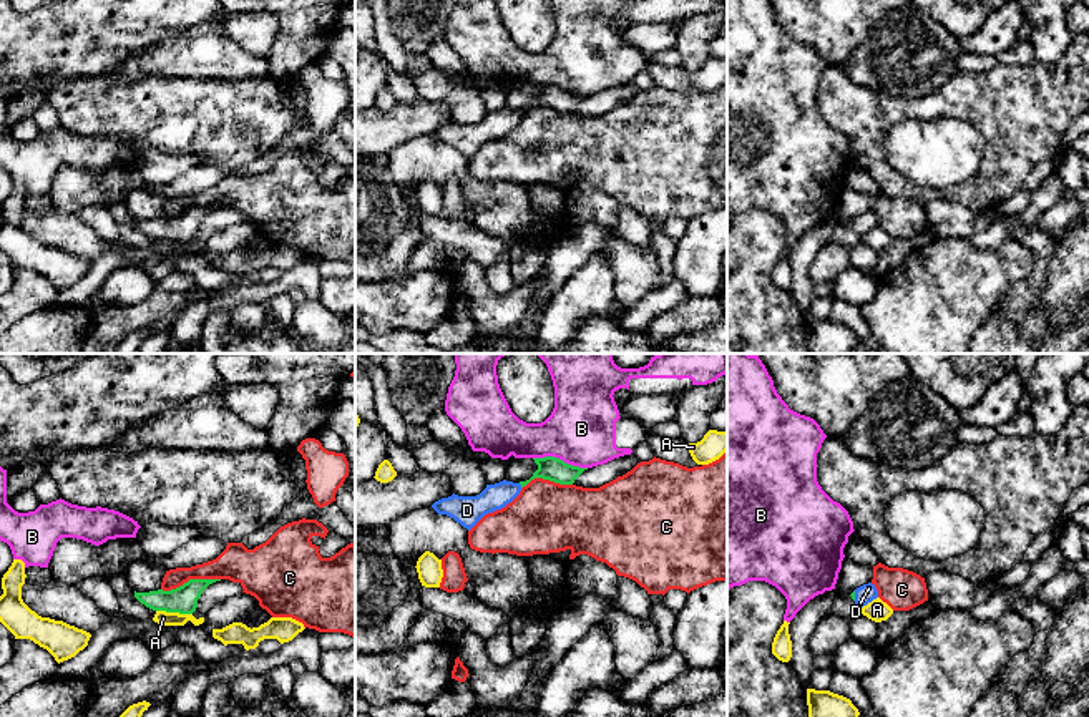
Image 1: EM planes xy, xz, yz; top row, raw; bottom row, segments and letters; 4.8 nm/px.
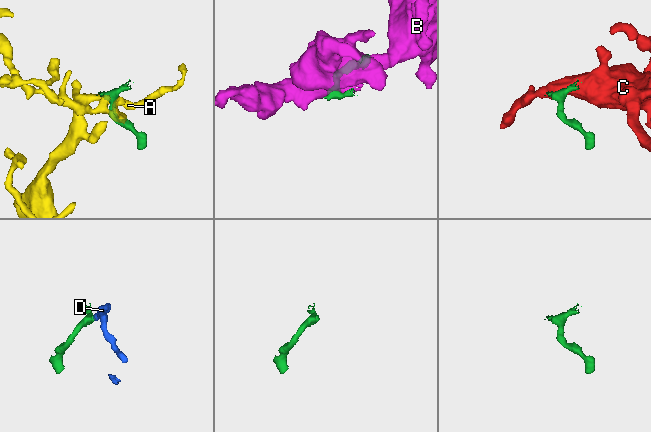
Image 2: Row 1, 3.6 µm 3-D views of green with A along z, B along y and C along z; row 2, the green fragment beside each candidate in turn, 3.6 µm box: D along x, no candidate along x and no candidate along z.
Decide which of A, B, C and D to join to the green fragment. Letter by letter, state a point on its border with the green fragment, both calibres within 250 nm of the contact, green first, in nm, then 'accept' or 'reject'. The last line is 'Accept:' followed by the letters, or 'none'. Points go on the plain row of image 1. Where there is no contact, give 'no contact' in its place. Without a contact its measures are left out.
A: xy (175, 239) | 140/70 nm | reject
B: xz (558, 87) | 120/340 nm | reject
C: xy (190, 208) | 140/180 nm | reject
D: xz (520, 112) | 120/130 nm | accept
Accept: D

